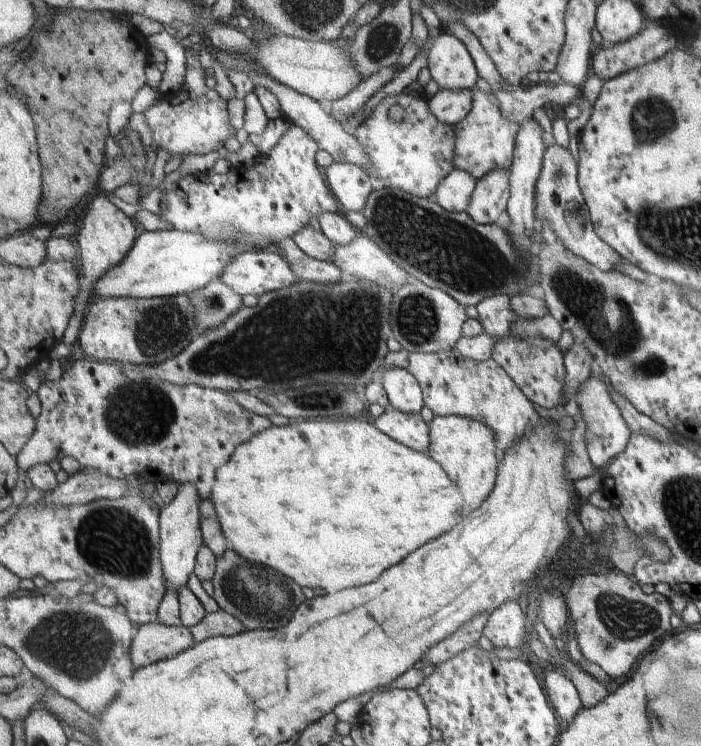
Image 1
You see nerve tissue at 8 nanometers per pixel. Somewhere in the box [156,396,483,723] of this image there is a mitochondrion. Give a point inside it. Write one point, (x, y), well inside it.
(254, 592)

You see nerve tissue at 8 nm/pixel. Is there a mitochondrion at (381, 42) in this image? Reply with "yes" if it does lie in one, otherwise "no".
yes

